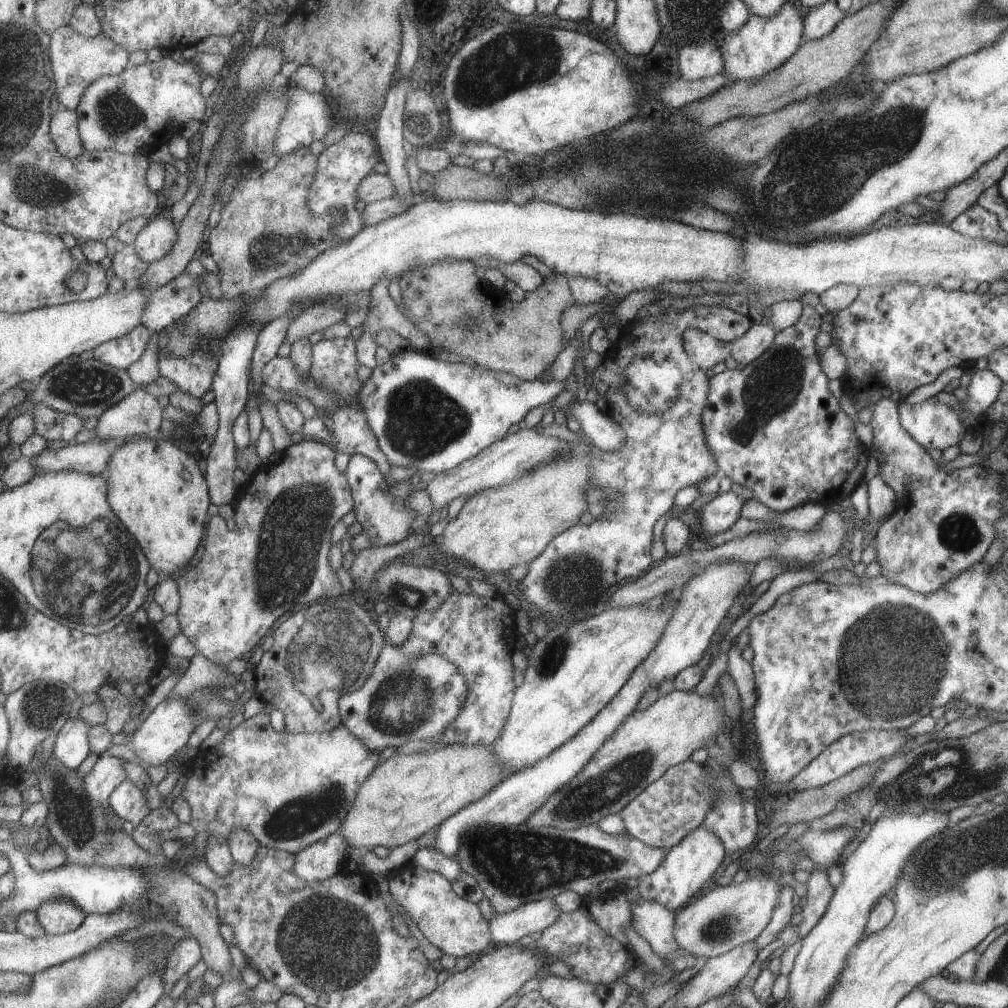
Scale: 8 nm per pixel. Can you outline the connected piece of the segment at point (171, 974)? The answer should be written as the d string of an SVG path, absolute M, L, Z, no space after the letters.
M192 937L176 940L173 950L167 954L164 972L161 974L163 982L163 994L169 996L169 993L177 980L201 960L200 947L197 940Z

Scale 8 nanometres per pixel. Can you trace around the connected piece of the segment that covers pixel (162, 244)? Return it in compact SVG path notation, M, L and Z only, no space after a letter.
M152 210L152 218L139 230L131 246L137 258L145 264L151 264L164 258L177 239L177 232L172 220L163 218L161 213Z

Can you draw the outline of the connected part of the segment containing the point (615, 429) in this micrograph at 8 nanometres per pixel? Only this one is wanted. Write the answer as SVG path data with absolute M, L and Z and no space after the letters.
M590 397L583 402L569 402L563 411L574 418L580 427L580 431L589 442L599 450L617 452L625 444L625 434L604 411L600 411Z

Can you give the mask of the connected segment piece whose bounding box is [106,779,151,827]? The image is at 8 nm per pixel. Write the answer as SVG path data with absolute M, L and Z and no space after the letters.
M128 779L123 780L121 784L109 794L106 800L109 808L119 816L119 819L130 822L131 825L137 826L143 822L143 818L149 814L149 800L141 792L139 786L135 786Z

